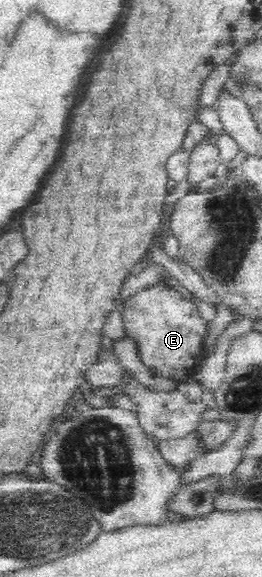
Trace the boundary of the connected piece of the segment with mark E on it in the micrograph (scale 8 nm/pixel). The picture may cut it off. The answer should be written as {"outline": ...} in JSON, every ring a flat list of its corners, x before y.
{"outline":[[160,282,128,297,123,307,124,314,121,316,124,325,126,325,126,337,132,338,137,344,141,362,148,367,152,377,177,382,191,377,195,366,203,356,203,345,209,324,200,316,197,306,192,300,186,300,179,291,169,287,164,282]]}

